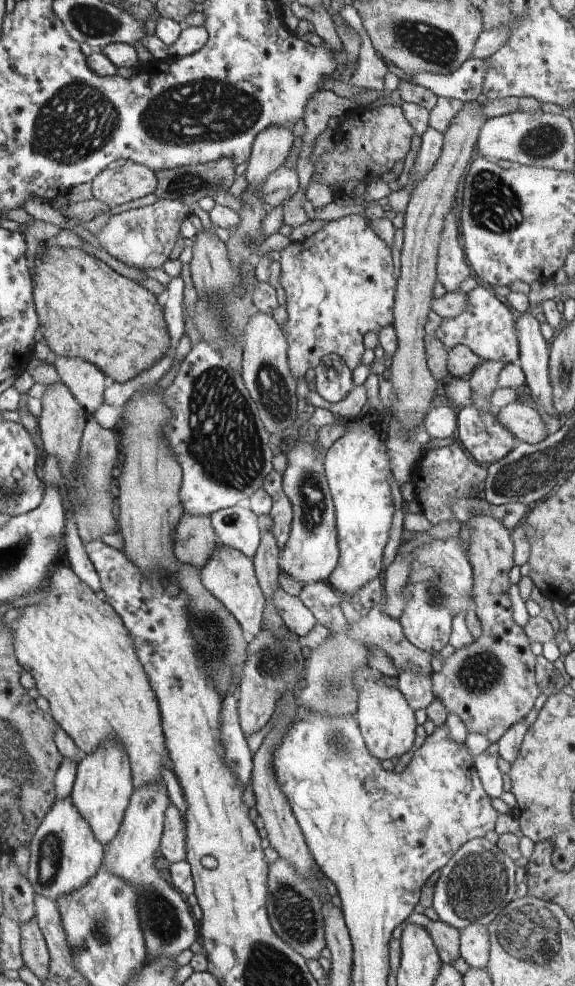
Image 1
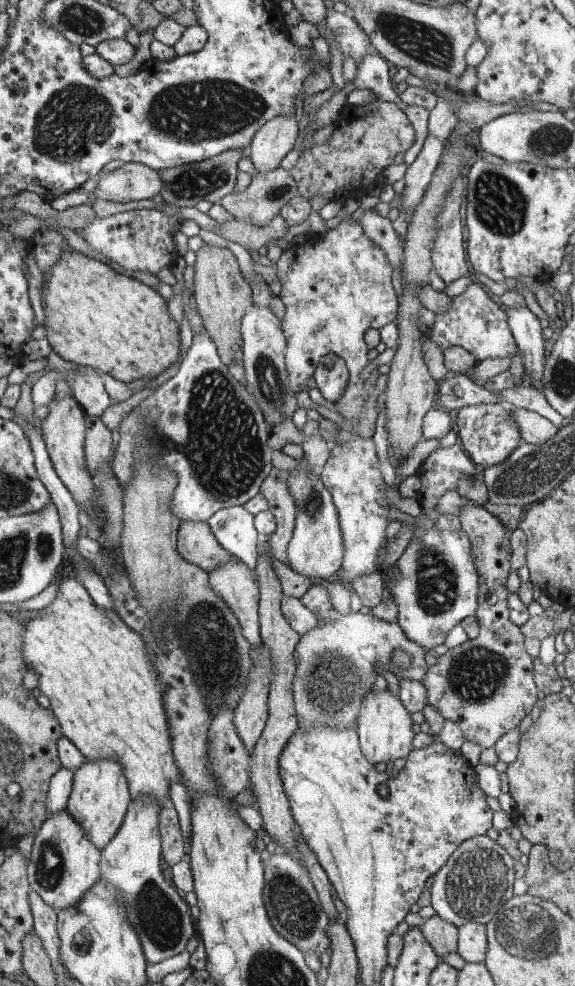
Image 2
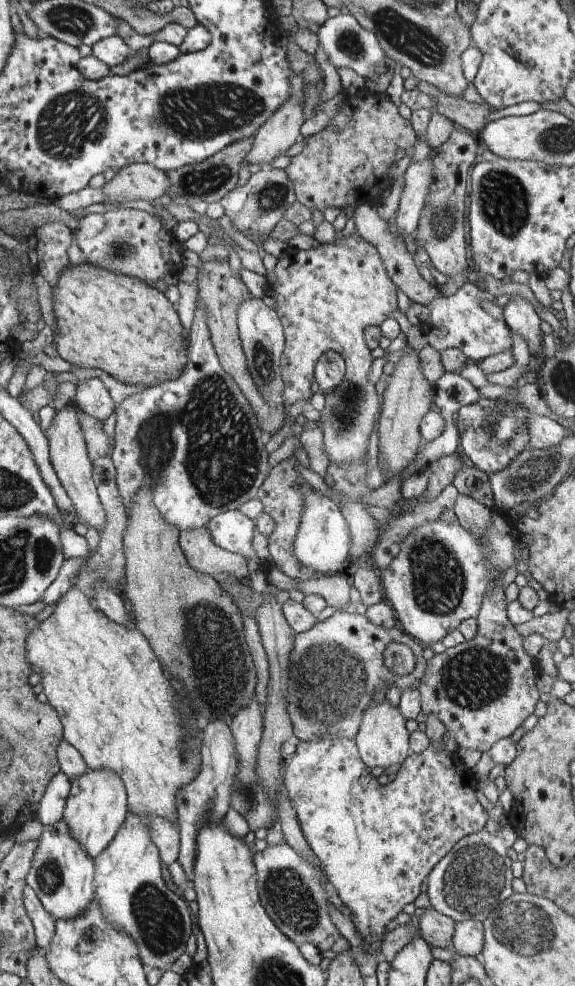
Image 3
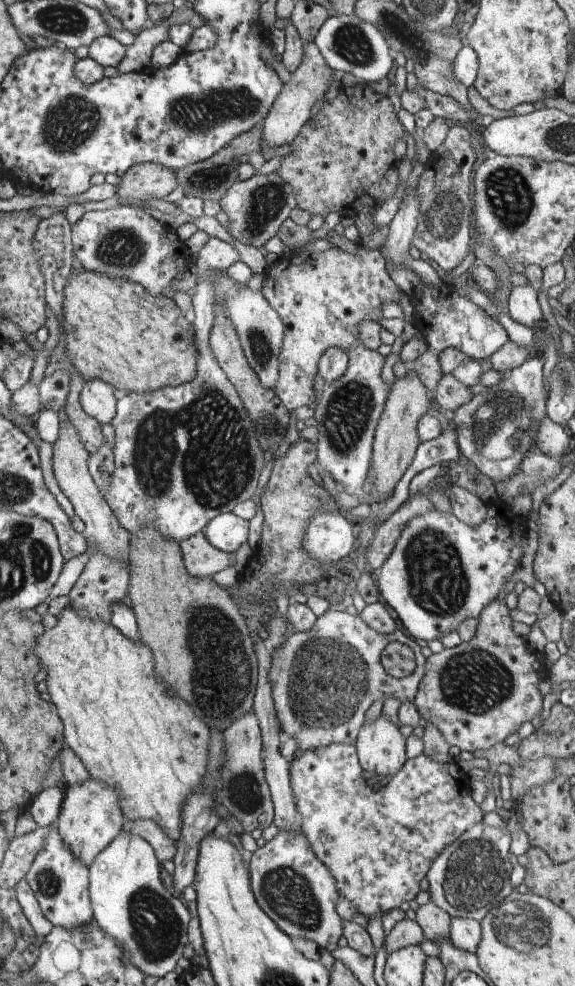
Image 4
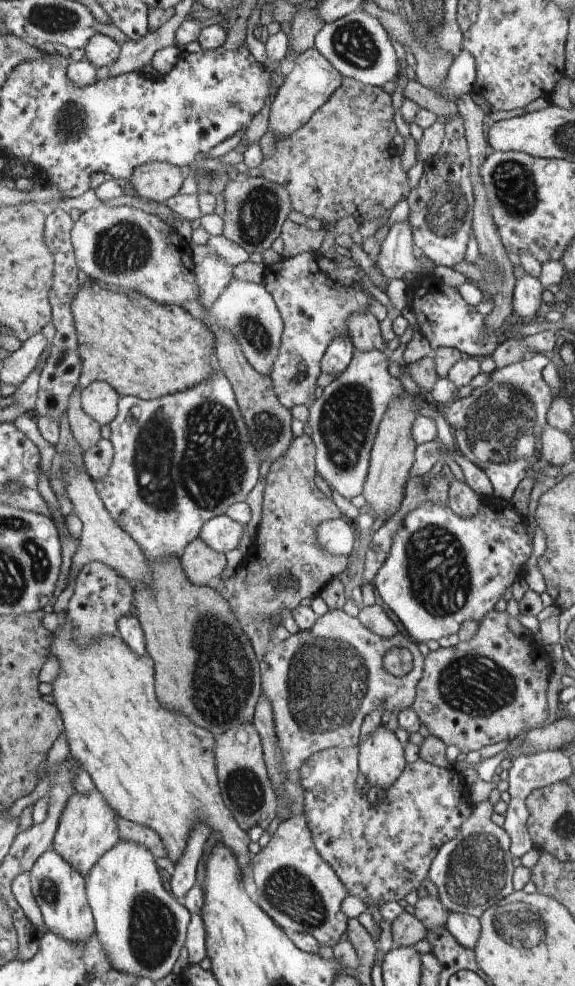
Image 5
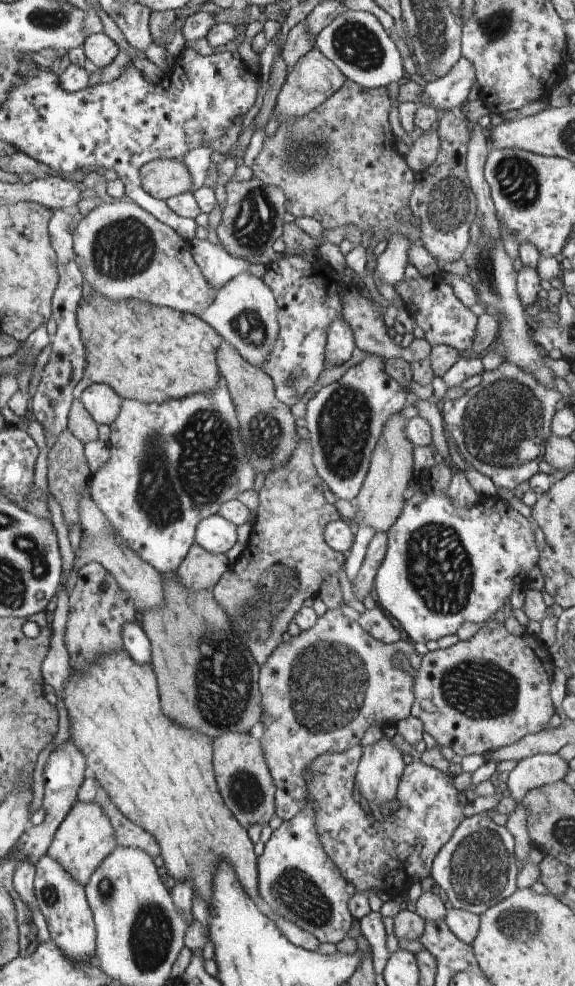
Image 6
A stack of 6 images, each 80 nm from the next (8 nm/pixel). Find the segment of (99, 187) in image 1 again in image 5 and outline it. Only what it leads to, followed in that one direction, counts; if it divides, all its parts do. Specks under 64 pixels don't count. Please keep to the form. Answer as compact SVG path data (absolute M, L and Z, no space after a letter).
M152 162L134 170L132 188L138 197L166 203L179 194L186 169L168 162Z

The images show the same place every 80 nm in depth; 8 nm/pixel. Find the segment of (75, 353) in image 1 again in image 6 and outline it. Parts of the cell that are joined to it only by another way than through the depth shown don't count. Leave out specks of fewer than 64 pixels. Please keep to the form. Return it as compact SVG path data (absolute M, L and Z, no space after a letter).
M92 290L88 298L82 298L76 309L77 325L85 346L85 369L73 390L73 397L80 399L83 390L90 385L106 383L123 399L136 399L143 403L161 403L179 399L189 394L209 391L217 387L222 376L217 363L217 353L224 341L205 321L190 313L154 303L122 299L115 301Z

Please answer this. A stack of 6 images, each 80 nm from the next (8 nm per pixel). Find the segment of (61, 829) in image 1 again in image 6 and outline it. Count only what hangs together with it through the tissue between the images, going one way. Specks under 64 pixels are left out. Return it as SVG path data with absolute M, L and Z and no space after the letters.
M47 852L36 861L36 880L33 888L36 890L37 907L40 908L47 922L49 933L62 952L73 961L87 961L97 950L97 925L93 917L93 909L89 905L88 895L83 887L56 859Z

